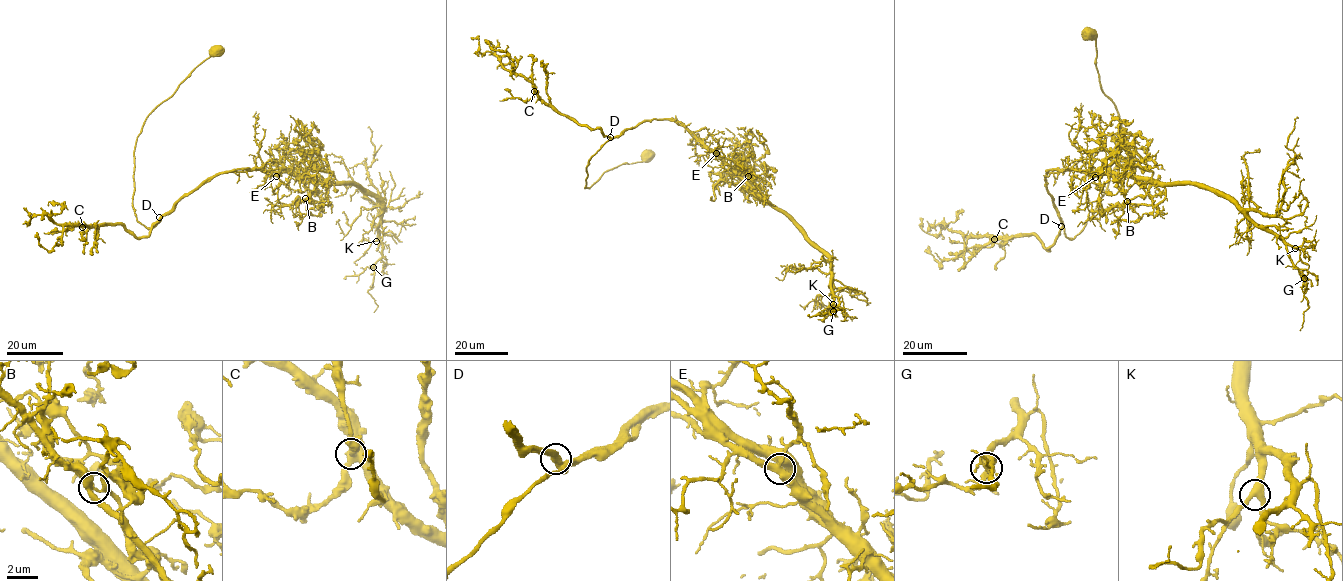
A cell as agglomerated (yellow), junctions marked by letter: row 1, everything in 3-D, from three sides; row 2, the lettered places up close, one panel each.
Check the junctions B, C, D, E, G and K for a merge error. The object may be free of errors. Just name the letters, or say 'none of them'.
B

